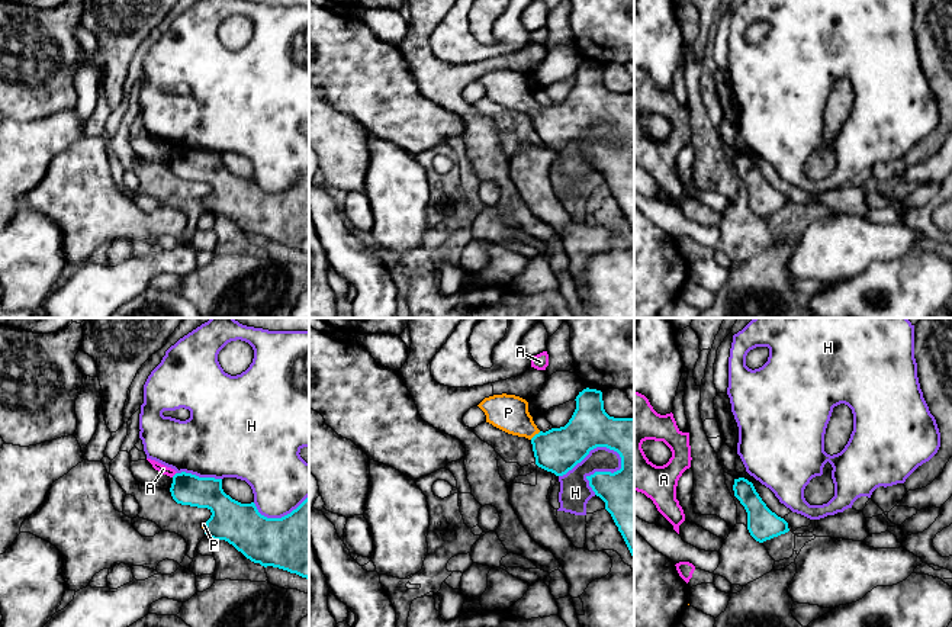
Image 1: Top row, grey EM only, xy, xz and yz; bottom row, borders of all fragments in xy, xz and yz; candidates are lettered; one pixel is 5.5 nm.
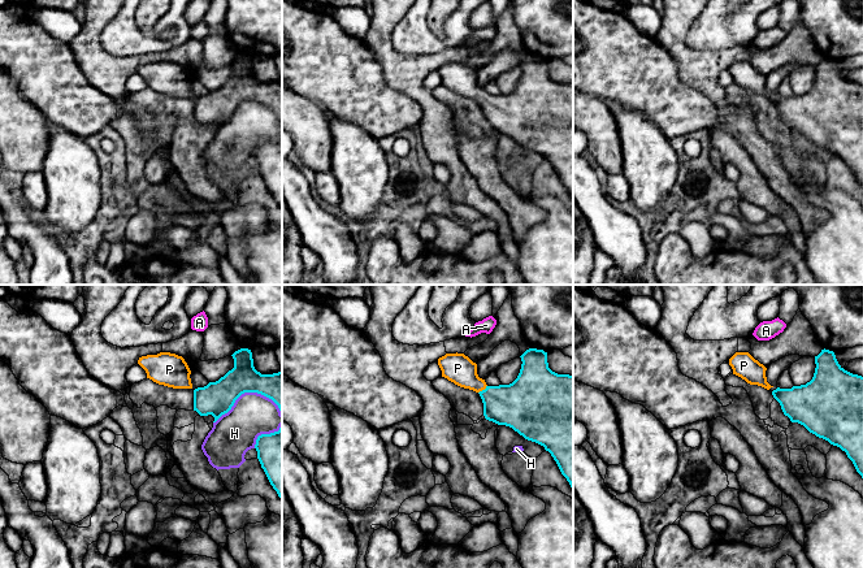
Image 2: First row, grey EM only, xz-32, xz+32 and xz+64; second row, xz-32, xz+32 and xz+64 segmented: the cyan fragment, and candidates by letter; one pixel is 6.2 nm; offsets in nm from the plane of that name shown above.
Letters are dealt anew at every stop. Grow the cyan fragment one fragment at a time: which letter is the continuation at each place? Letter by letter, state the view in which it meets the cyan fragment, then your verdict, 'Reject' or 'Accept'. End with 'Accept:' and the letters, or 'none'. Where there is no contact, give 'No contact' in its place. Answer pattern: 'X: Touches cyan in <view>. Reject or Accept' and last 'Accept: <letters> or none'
A: Touches cyan in xy. Reject
H: Touches cyan in xz. Reject
P: Touches cyan in xz. Accept
Accept: P

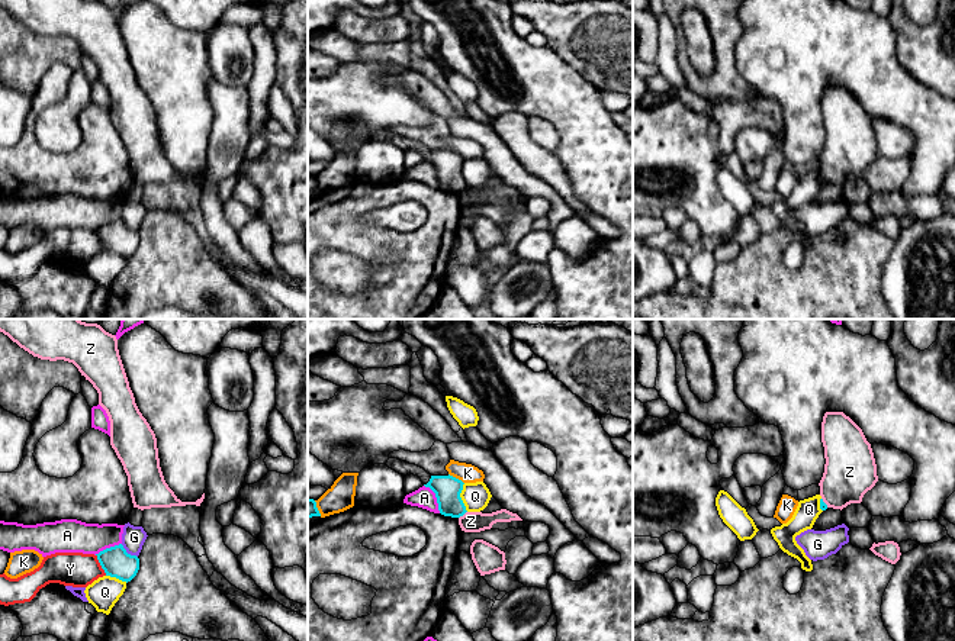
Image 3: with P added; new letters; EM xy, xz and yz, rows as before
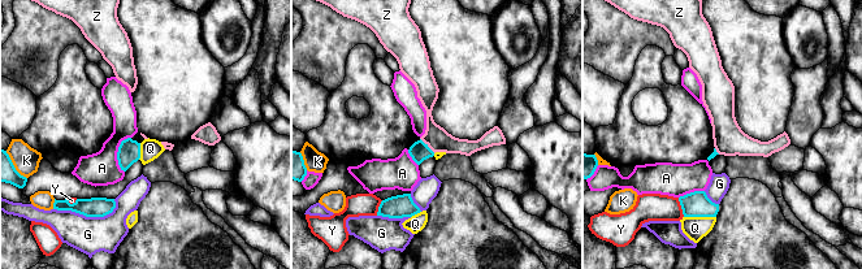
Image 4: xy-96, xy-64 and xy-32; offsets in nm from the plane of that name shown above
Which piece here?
A: Touches cyan in xz. Reject
G: Touches cyan in xy. Reject
K: Touches cyan in xz. Reject
Q: Touches cyan in xz. Reject
Y: Touches cyan in xy. Reject
Z: Touches cyan in xz. Reject
Accept: none

